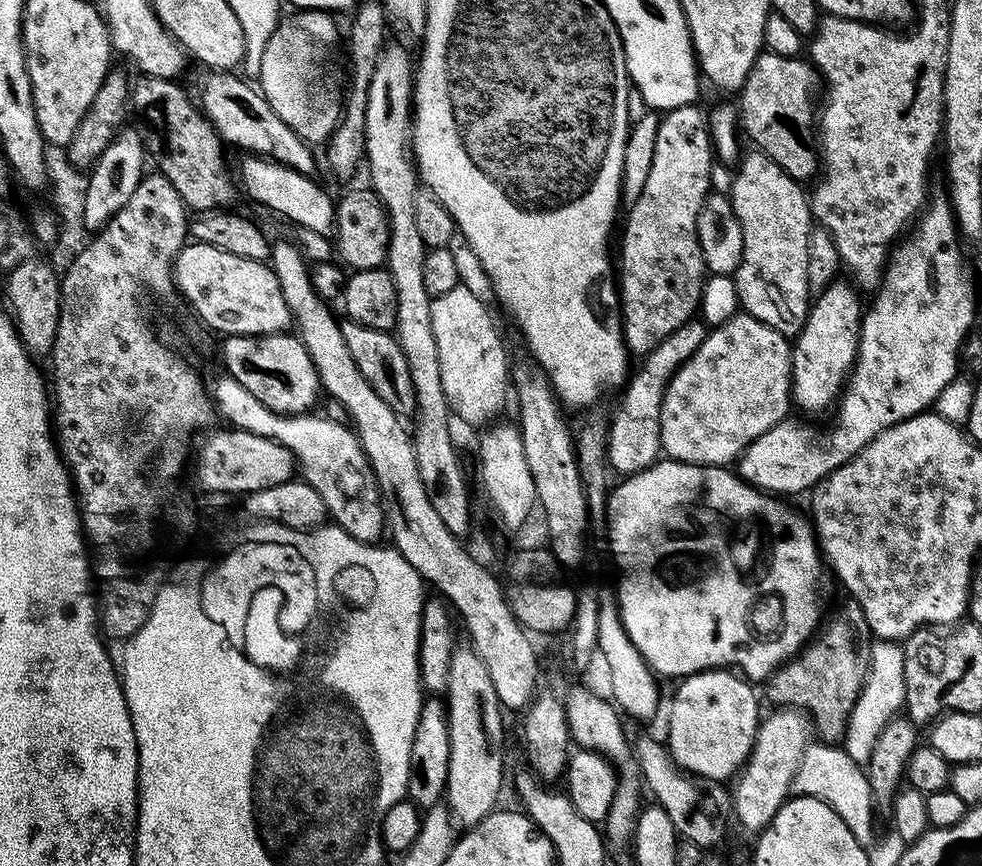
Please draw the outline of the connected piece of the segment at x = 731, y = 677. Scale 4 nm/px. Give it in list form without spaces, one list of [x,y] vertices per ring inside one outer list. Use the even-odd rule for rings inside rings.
[[[722,668],[696,672],[683,677],[679,684],[676,701],[668,712],[666,747],[672,759],[693,777],[701,776],[707,782],[731,781],[748,763],[762,723],[755,687],[743,675]]]

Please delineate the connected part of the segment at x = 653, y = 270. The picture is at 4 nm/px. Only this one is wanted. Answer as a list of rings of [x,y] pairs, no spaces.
[[[696,106],[674,108],[665,116],[668,117],[659,121],[650,178],[646,178],[644,193],[631,205],[628,233],[624,236],[624,277],[618,280],[618,296],[622,301],[624,342],[632,354],[653,352],[675,328],[681,328],[693,319],[695,312],[692,311],[695,308],[697,311],[701,303],[706,279],[706,248],[696,237],[696,219],[710,192],[708,179],[712,176],[712,160],[714,164],[710,124],[705,113],[703,116]]]

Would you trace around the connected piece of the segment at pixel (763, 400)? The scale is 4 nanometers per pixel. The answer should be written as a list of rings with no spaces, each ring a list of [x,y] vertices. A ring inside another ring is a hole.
[[[737,314],[728,320],[727,323],[713,327],[708,333],[708,337],[702,342],[702,346],[698,346],[698,350],[694,352],[692,357],[688,359],[687,362],[680,365],[680,369],[672,374],[672,379],[668,381],[664,390],[664,401],[662,402],[662,410],[660,411],[660,447],[662,449],[663,455],[670,460],[676,460],[680,464],[703,464],[705,466],[728,466],[732,463],[739,461],[740,457],[744,455],[745,450],[748,449],[750,444],[754,442],[762,434],[766,434],[771,430],[775,424],[779,424],[781,420],[785,419],[789,415],[788,404],[790,408],[790,401],[792,400],[792,355],[790,351],[789,341],[783,336],[783,334],[776,332],[770,326],[756,320],[754,317],[747,314]]]

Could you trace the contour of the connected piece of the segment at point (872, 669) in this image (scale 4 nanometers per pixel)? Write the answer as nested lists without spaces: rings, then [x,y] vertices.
[[[877,639],[872,646],[872,661],[868,667],[868,677],[864,679],[864,688],[856,705],[848,715],[848,731],[845,733],[842,747],[854,762],[861,766],[867,765],[868,759],[874,754],[874,748],[884,729],[892,723],[896,712],[905,707],[904,691],[904,649],[895,640]]]

